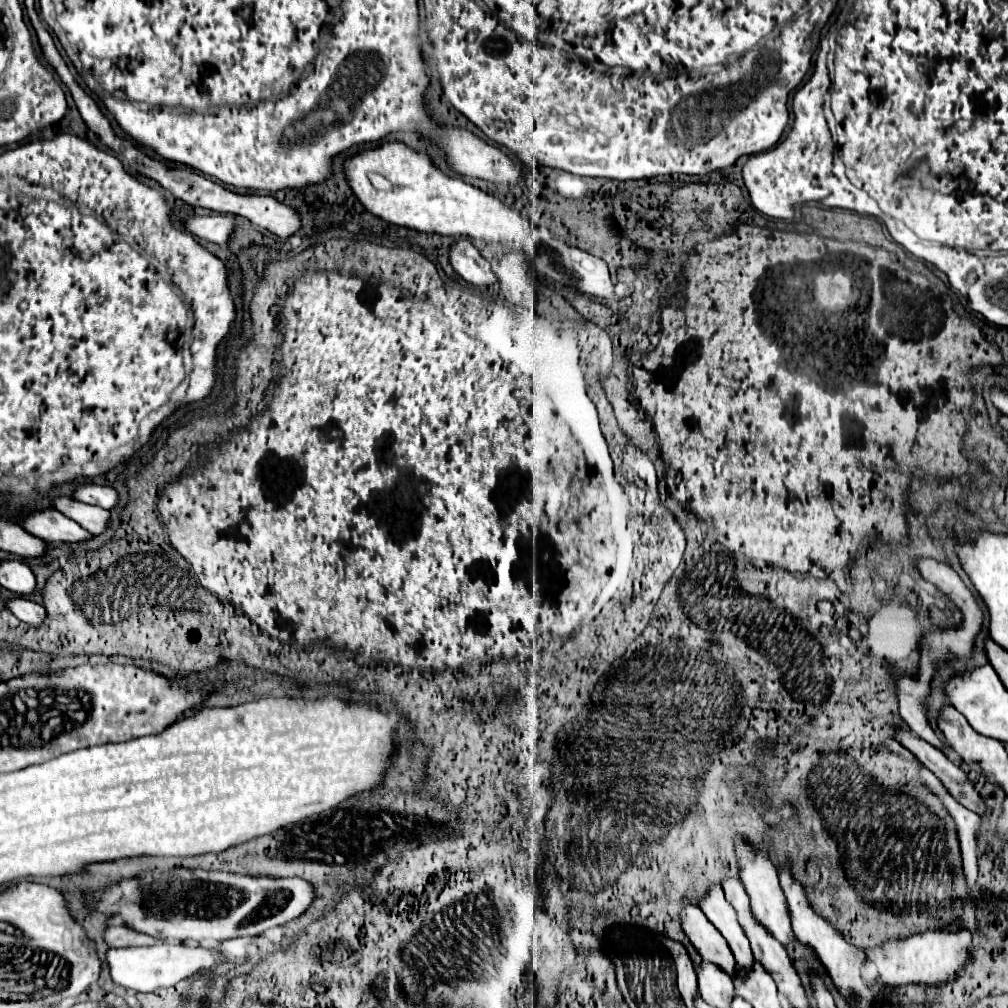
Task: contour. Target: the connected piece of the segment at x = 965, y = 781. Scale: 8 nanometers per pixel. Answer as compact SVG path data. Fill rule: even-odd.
M896 729L896 739L908 751L912 751L920 759L920 763L924 763L940 779L940 783L946 787L946 791L962 807L966 807L978 815L986 813L986 805L984 805L982 797L978 795L978 791L974 789L974 785L970 783L970 779L966 777L966 773L960 767L956 767L952 761L948 761L942 751L936 751L930 743L924 743L912 731Z

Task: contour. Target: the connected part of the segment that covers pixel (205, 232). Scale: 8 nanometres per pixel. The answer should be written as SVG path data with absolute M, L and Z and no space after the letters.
M212 215L212 217L190 217L184 221L184 227L198 239L212 241L218 245L226 245L232 231L234 221L226 215Z

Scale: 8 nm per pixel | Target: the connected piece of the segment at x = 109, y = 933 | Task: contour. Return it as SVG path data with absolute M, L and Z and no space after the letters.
M126 925L120 927L108 927L104 933L104 939L110 947L140 947L140 945L154 945L158 939L150 937L146 933L134 931Z

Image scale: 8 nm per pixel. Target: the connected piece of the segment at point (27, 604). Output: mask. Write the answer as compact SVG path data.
M14 597L6 601L6 607L24 623L28 625L40 625L44 621L44 607L22 597Z

